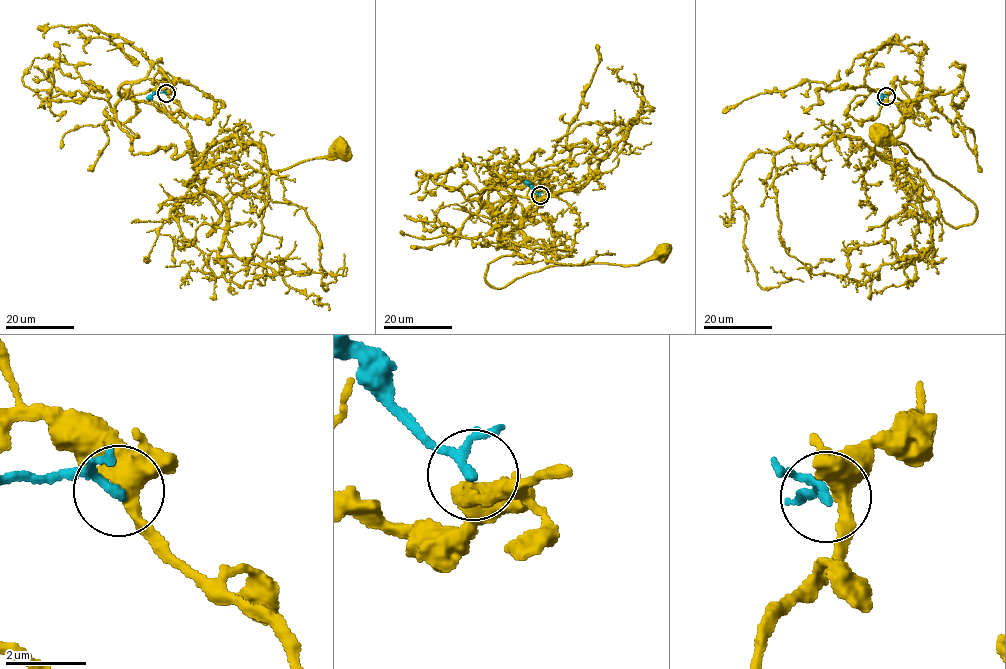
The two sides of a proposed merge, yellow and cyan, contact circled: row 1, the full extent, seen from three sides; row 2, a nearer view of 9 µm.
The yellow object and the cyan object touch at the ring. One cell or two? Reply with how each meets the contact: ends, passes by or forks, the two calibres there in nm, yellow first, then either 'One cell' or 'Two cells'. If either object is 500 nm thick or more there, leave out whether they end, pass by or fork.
At the ring yellow passes by. At the ring cyan passes by. Thickness 440 nm (yellow) against 170 nm. Two cells

